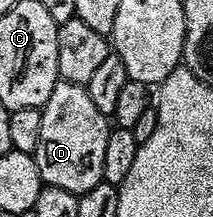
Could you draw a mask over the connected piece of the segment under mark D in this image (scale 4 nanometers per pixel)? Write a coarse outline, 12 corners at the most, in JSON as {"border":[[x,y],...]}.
{"border":[[61,80],[40,108],[42,181],[102,183],[111,124],[88,87]]}

